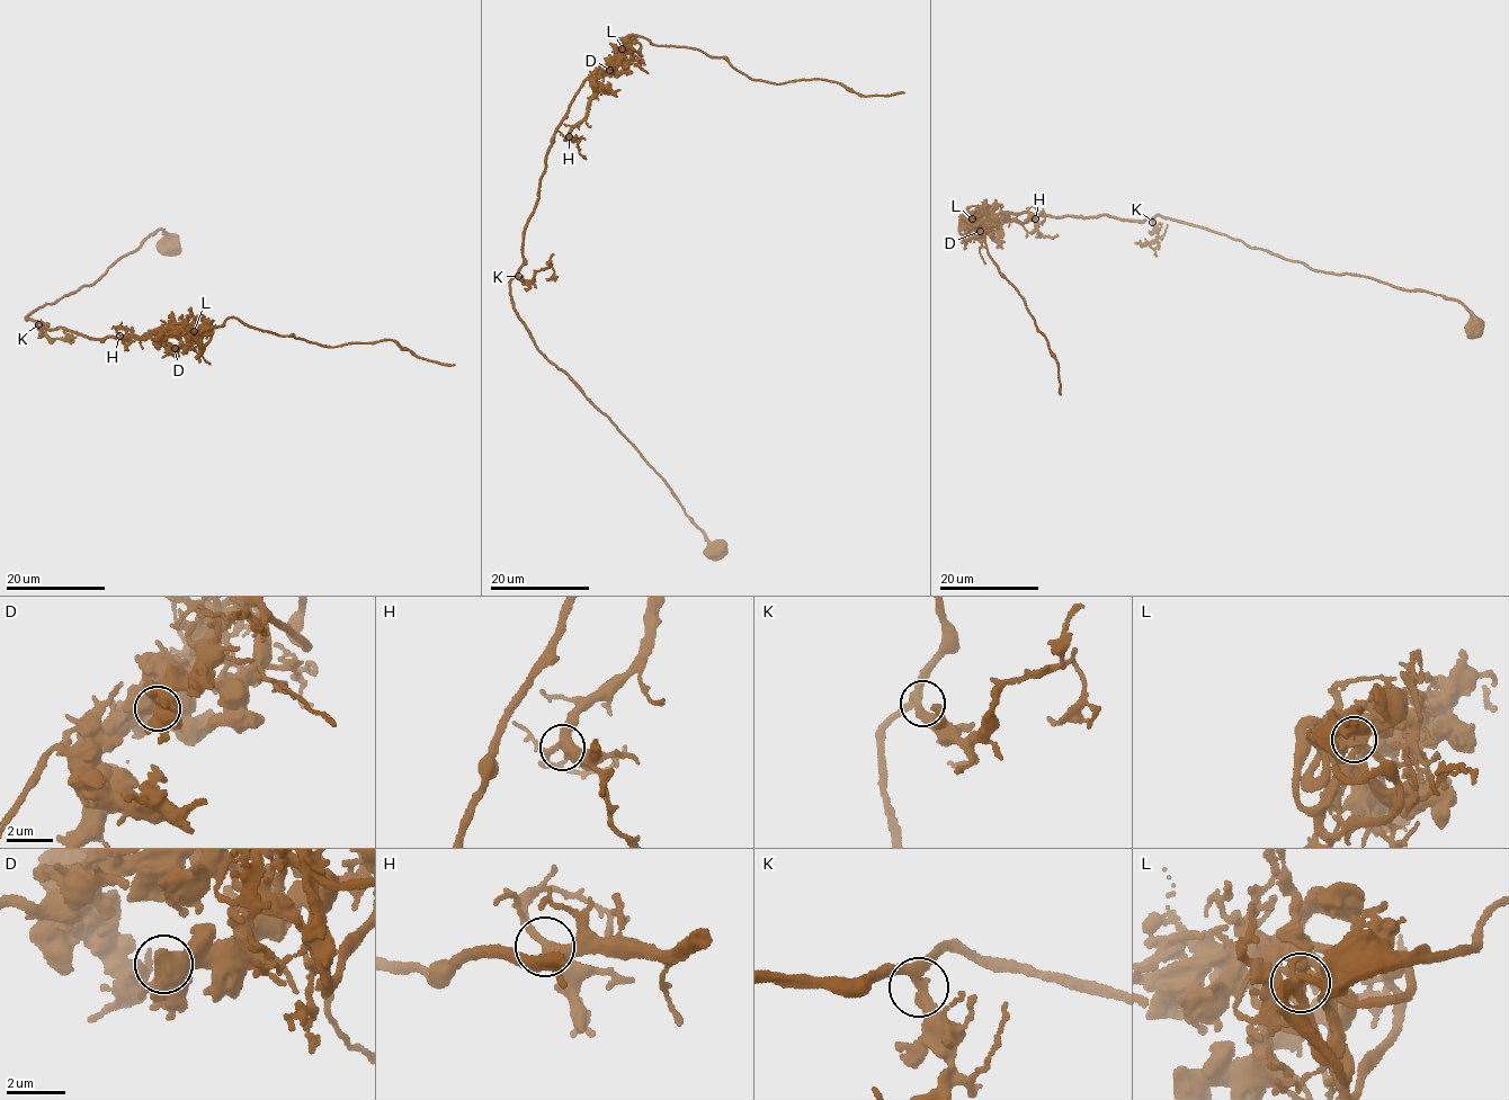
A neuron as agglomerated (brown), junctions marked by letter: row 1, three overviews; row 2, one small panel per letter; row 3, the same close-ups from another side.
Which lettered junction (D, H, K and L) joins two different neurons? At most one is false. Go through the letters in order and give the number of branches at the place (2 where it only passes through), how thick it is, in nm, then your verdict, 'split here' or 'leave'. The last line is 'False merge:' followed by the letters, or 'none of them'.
D: branches 3; calibre 500 nm; leave
H: branches 3; calibre 400 nm; leave
K: branches 3; calibre 360 nm; leave
L: branches 8; calibre 400 nm; split here
False merge: L

